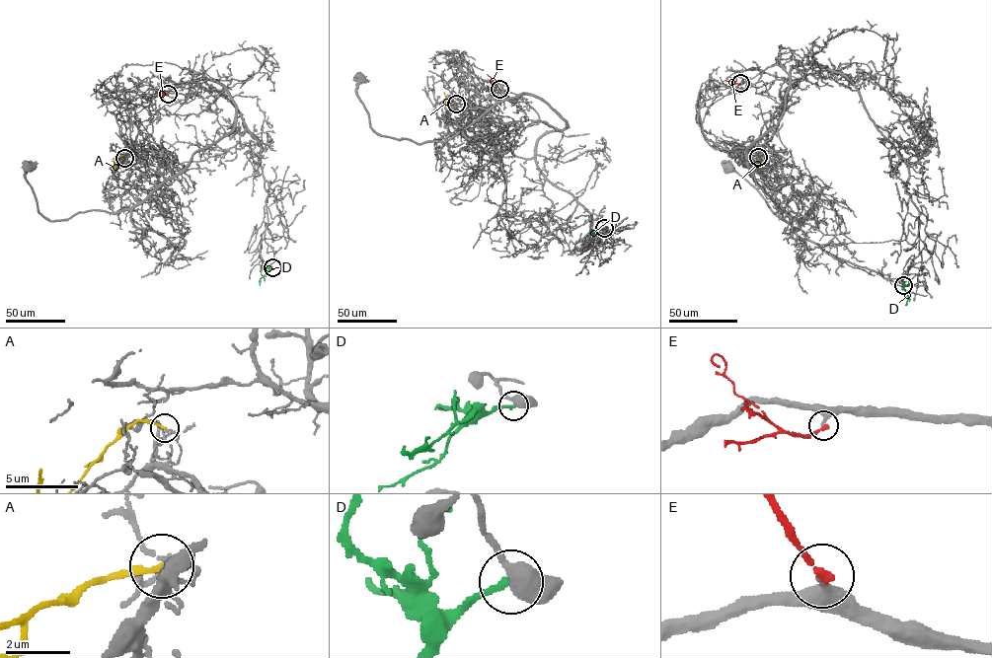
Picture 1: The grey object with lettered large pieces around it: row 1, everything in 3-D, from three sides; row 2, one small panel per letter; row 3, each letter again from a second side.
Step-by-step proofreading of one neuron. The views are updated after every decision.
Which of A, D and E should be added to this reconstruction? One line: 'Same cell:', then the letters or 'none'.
Same cell: none

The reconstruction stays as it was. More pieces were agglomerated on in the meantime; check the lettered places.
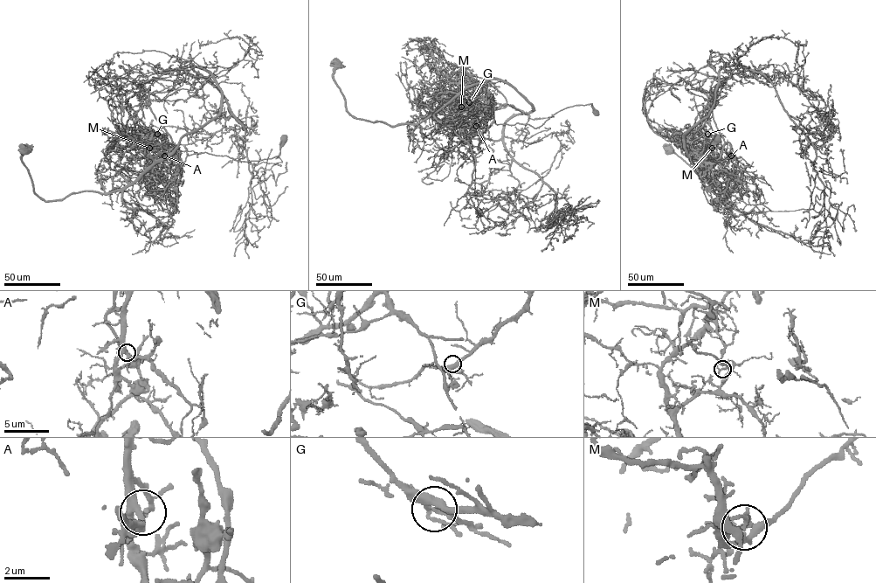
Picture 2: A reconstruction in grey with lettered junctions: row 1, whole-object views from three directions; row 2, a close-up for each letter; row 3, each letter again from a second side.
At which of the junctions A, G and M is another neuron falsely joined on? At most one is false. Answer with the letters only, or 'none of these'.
M

